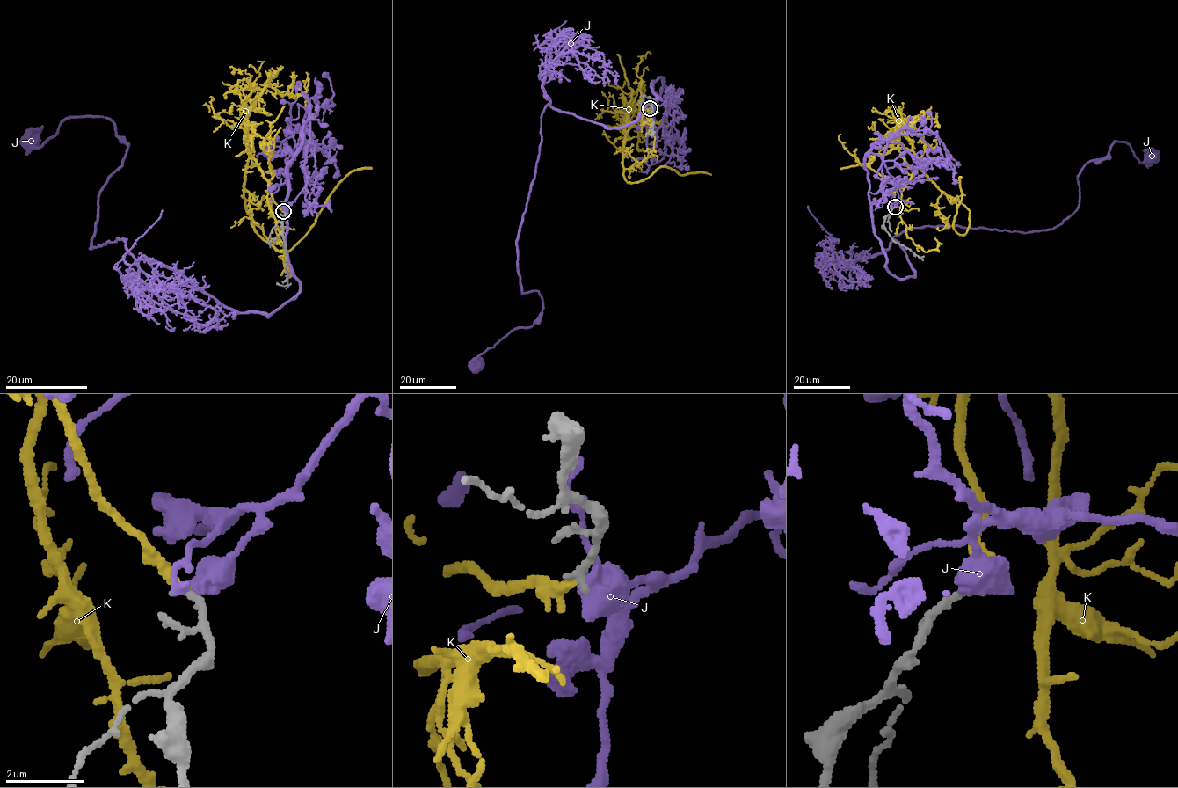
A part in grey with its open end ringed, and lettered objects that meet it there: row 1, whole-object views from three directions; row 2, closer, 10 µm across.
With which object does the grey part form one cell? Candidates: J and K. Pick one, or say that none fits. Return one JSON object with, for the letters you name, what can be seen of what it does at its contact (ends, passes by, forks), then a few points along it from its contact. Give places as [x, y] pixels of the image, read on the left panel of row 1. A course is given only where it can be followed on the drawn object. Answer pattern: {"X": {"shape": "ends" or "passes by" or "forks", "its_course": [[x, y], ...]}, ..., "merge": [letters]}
{"K": {"shape": "ends", "its_course": [[282, 211], [256, 160], [249, 156], [244, 208], [265, 240], [288, 251], [352, 171], [372, 169]]}, "merge": ["K"]}

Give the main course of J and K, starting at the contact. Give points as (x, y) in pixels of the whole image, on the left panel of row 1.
J: (284, 212), (309, 115), (299, 293), (232, 311), (90, 247), (110, 120), (30, 139)
K: (282, 211), (256, 160), (249, 156), (244, 208), (265, 240), (288, 251), (352, 171), (372, 169)

